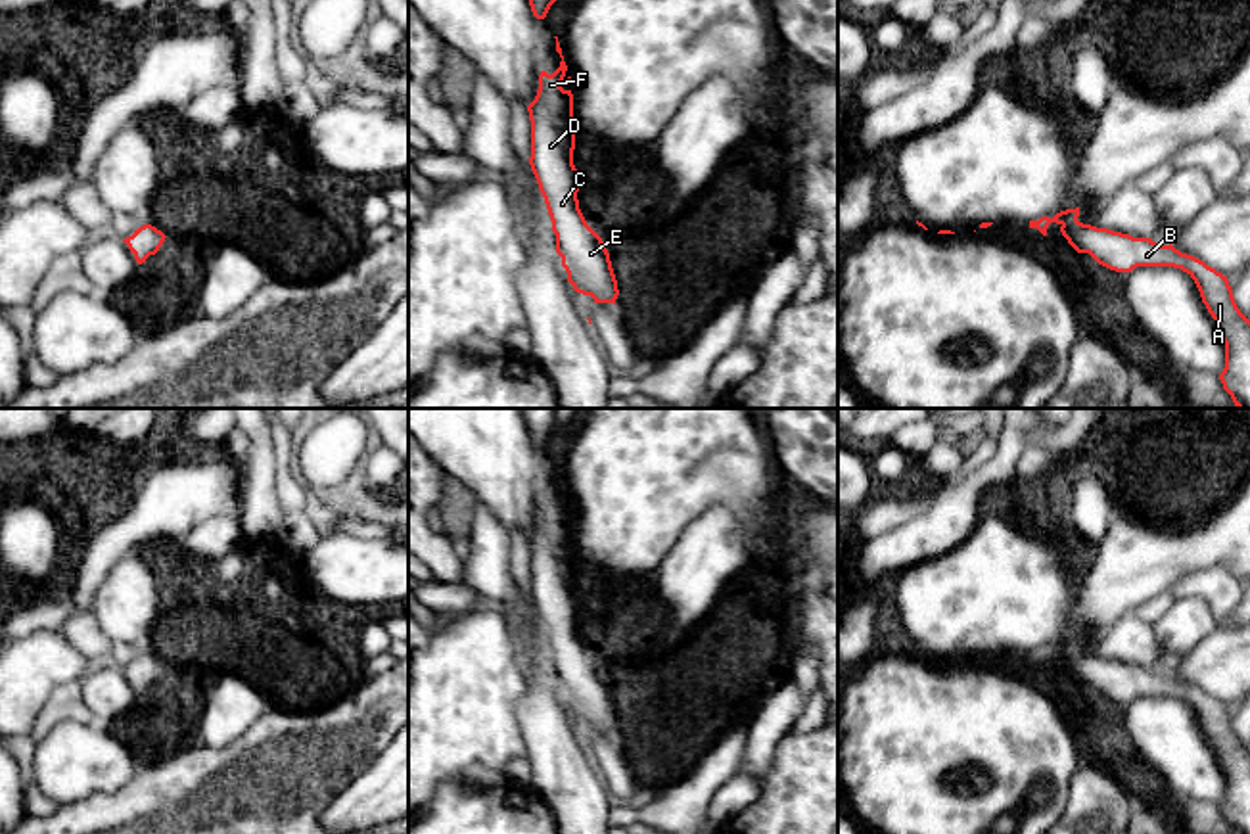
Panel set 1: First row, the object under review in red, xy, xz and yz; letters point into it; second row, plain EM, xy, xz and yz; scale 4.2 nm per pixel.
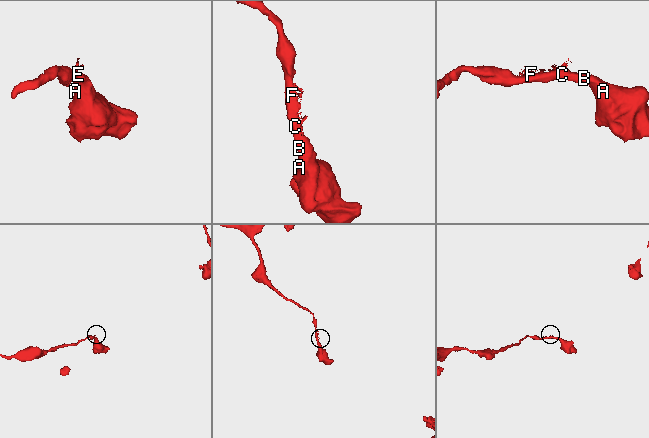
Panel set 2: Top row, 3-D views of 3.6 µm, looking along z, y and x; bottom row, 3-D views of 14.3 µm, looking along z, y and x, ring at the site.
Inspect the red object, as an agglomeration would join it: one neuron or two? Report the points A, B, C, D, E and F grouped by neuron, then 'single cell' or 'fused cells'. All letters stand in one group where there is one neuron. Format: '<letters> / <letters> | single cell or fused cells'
A B C D E F | single cell

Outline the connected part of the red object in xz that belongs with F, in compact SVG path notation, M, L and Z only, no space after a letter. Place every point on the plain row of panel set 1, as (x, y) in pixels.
M558 466L556 468L556 481L560 483L562 491L560 491L560 497L548 504L546 500L541 500L539 504L539 520L537 520L537 525L535 529L527 535L527 541L529 541L529 550L531 550L531 587L529 587L529 594L531 594L531 600L537 608L537 614L539 614L539 619L544 627L544 633L546 633L546 638L548 638L548 644L550 644L550 650L552 650L552 661L556 663L556 683L562 686L562 696L566 698L567 702L567 711L573 715L573 719L577 723L583 723L583 725L590 725L594 729L594 732L613 732L615 734L615 729L619 725L619 719L617 719L617 709L615 709L615 704L613 704L613 698L612 698L612 690L610 690L610 683L602 671L602 667L587 654L581 638L579 638L579 629L577 629L577 621L579 621L579 614L577 614L577 598L573 594L573 579L575 579L575 550L573 550L573 523L571 520L564 520L562 518L562 510L566 508L569 514L573 514L571 506L566 504L567 500L567 495L564 491L564 485L562 485L562 477L560 477L560 472L558 472Z

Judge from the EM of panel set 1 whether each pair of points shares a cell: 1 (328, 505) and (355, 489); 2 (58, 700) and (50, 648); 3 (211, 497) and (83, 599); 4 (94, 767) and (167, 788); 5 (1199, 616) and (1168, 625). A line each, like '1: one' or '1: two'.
1: one
2: two
3: one
4: two
5: one

